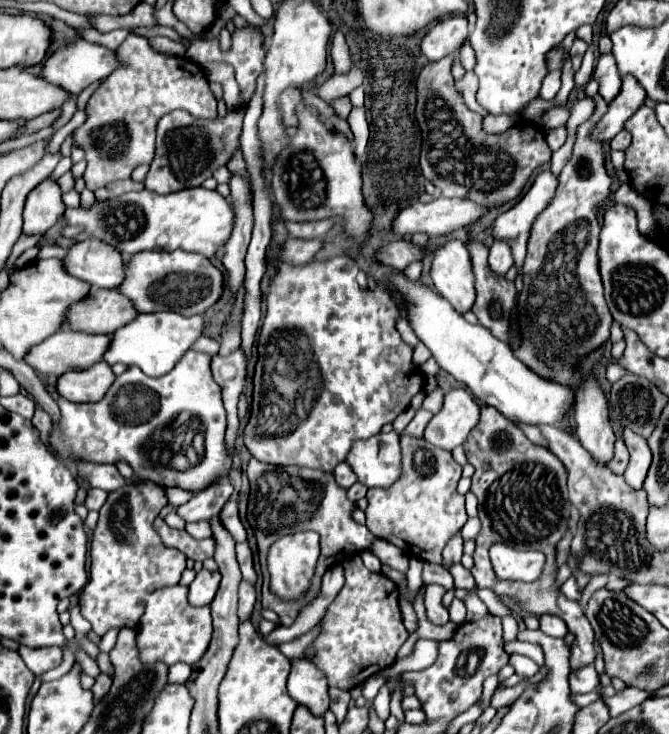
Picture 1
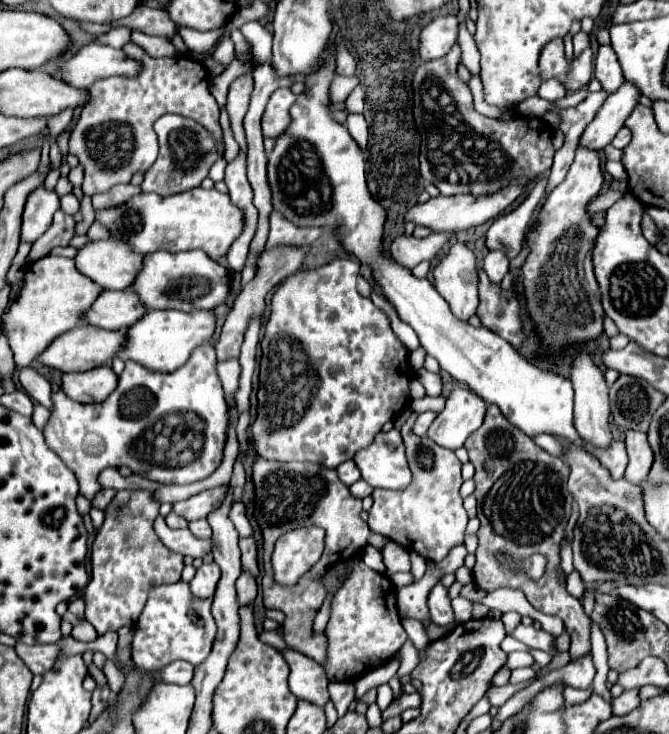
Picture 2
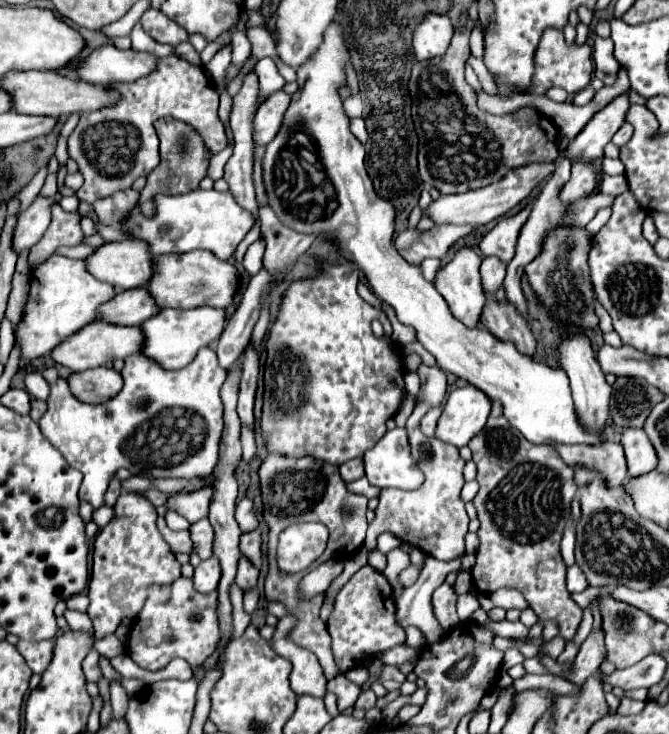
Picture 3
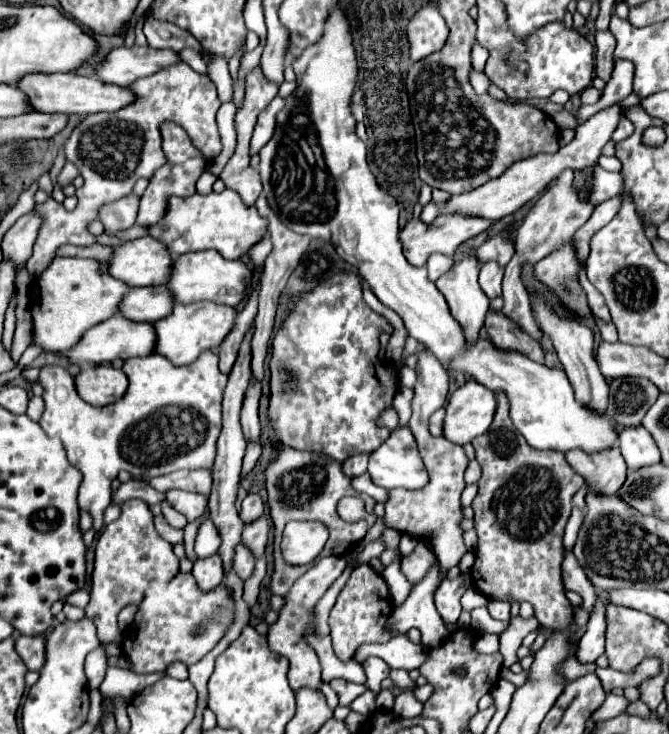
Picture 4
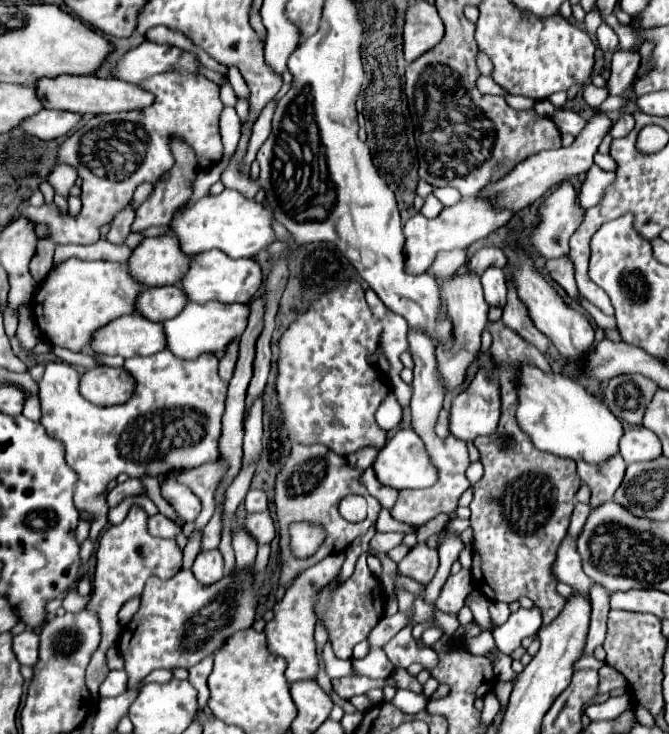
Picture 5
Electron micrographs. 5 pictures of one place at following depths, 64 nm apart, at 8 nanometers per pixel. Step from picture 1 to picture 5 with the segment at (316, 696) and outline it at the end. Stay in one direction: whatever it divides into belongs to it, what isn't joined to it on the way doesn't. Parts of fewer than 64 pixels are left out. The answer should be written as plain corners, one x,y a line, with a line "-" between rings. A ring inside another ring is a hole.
332,554
312,568
308,568
304,574
300,574
294,584
286,590
284,598
274,606
274,618
266,624
266,640
268,650
288,660
286,678
290,684
300,680
312,680
318,674
318,658
316,658
316,642
314,642
314,624
316,624
316,612
314,604
318,600
318,592
322,592
330,582
334,582
340,574
344,562
344,554

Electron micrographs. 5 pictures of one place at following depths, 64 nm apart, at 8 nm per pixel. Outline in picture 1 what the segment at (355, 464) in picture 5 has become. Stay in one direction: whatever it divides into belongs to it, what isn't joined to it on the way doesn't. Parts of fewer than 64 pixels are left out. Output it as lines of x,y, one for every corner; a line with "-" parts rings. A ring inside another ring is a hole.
340,462
336,468
334,468
334,478
336,478
336,484
340,484
340,488
350,488
354,482
356,482
356,474
350,470
350,466
346,462

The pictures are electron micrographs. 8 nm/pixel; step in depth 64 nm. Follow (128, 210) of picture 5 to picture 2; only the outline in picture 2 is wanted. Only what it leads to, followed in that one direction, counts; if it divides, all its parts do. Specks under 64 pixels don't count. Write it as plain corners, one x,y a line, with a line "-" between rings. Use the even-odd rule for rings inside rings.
118,184
116,188
110,188
108,192
102,192
102,194
92,196
92,204
94,204
96,210
110,208
110,206
118,206
118,204
124,204
128,200
128,196
134,196
138,192
140,192
140,186

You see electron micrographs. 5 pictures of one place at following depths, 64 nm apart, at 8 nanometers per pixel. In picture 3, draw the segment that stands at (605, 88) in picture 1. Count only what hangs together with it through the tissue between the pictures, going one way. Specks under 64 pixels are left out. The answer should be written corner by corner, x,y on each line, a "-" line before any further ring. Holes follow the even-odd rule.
596,38
594,43
593,61
594,75
604,82
604,85
615,83
620,64
614,57
614,43
610,38

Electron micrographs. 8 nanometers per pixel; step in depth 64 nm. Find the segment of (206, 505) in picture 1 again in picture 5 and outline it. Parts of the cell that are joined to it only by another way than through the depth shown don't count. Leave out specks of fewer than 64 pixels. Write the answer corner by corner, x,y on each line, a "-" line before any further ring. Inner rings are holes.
168,478
162,486
162,496
174,506
174,510
184,516
186,522
192,522
200,510
202,510
202,504
200,504
200,498
188,490
186,486
178,486
174,482
174,478

